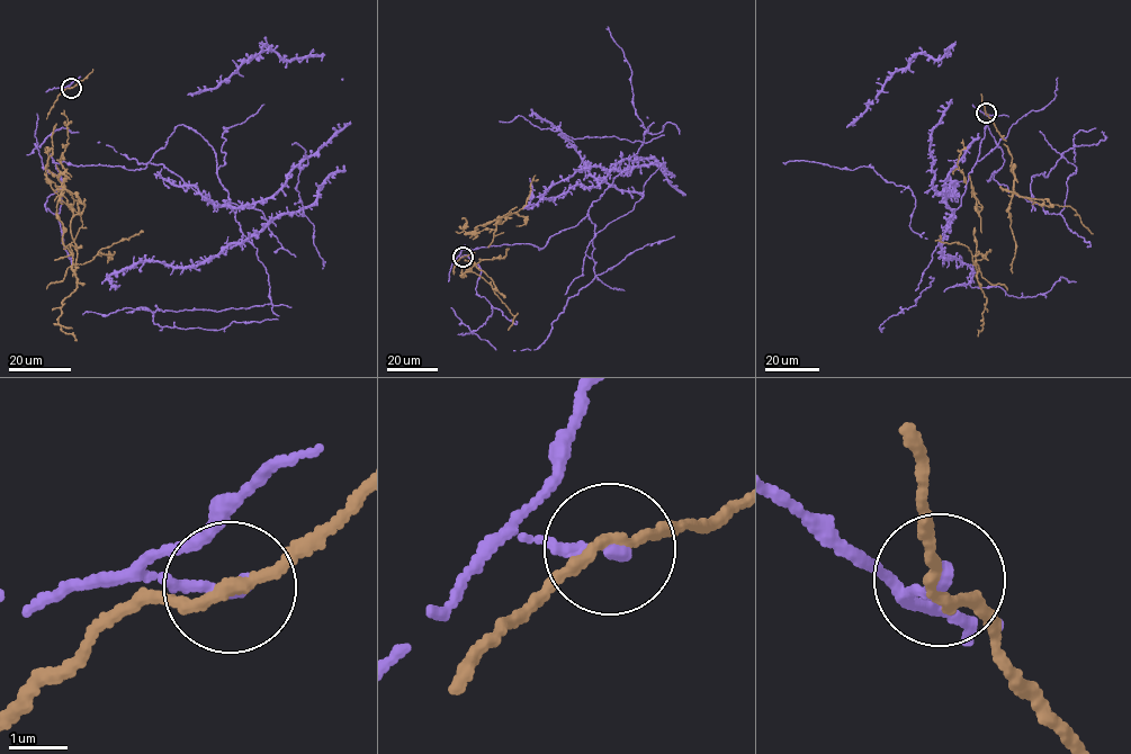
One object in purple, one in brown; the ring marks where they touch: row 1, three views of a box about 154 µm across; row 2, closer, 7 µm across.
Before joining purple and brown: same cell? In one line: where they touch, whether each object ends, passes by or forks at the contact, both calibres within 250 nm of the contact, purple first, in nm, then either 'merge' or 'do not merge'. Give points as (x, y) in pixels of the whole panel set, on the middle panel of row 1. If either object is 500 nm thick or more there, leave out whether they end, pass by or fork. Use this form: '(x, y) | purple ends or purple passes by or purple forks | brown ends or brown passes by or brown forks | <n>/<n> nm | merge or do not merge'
(463, 257) | purple ends | brown passes by | 240/190 nm | do not merge

